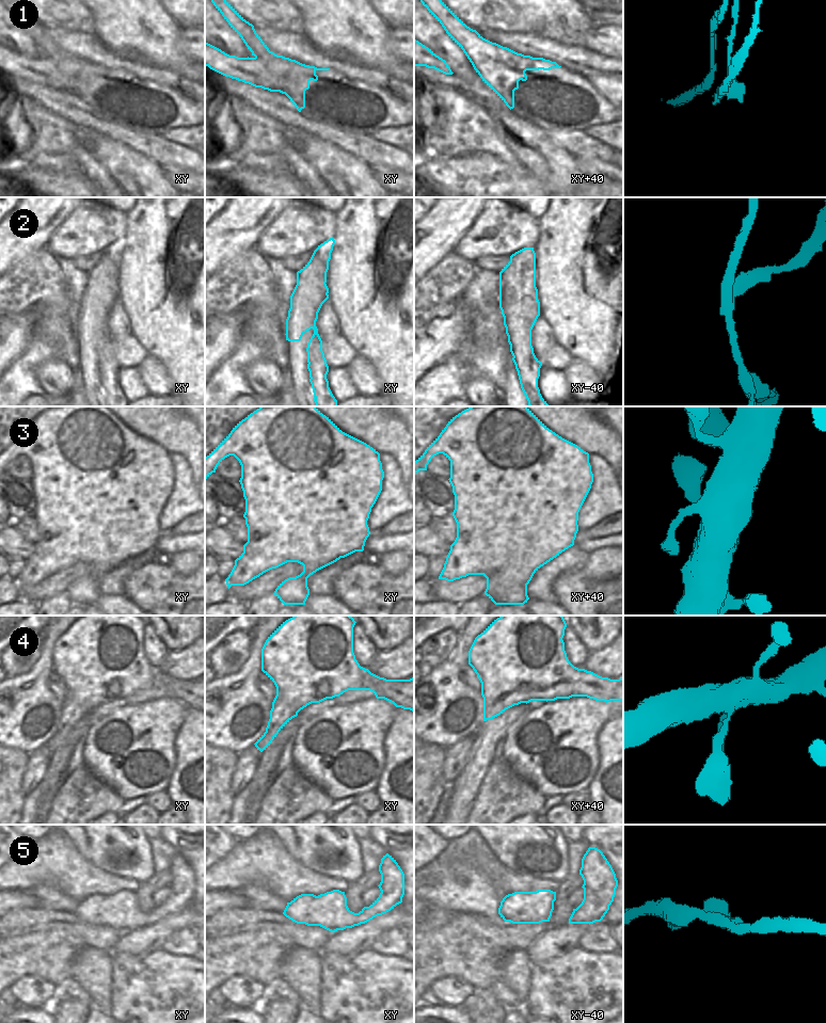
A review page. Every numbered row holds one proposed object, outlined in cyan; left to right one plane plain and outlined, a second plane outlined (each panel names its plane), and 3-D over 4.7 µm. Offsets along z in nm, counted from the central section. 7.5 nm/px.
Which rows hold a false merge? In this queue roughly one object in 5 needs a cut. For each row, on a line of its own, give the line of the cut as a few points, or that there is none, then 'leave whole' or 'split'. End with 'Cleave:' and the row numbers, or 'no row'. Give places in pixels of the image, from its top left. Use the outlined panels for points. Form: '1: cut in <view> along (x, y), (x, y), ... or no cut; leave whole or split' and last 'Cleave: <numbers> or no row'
1: cut in xy along (315, 74), (299, 76), (288, 80), (286, 89), (280, 92); split
2: cut in xy along (315, 250), (315, 257), (321, 264), (320, 278), (324, 283); split
3: no cut; leave whole
4: no cut; leave whole
5: no cut; leave whole
Cleave: 1, 2

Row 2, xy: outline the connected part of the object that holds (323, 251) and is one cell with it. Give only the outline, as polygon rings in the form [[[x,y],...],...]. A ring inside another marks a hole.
[[[330,238],[315,250],[316,251],[316,259],[322,263],[322,268],[320,270],[320,278],[327,283],[327,272],[329,270],[329,261],[331,259],[331,253],[333,251],[333,246],[335,244],[334,238]]]

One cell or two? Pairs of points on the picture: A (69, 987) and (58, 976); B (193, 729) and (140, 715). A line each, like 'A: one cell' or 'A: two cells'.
A: two cells
B: two cells

